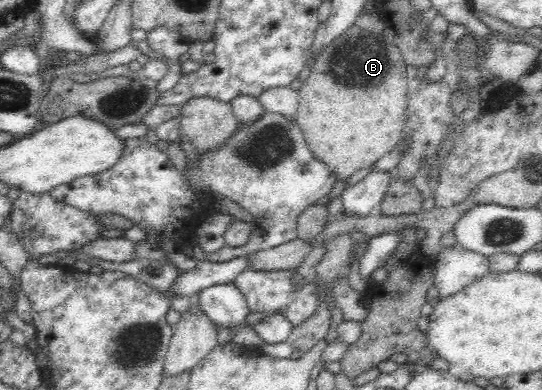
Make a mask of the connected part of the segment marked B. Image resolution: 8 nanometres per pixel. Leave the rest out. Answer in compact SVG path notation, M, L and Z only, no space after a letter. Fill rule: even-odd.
M354 24L349 28L341 37L335 38L335 40L330 44L324 47L320 52L317 63L309 75L309 79L303 83L303 86L298 91L299 95L299 105L297 109L297 114L295 122L297 126L303 131L304 138L308 143L309 149L313 154L313 157L317 160L323 162L325 166L329 167L329 171L333 172L333 175L336 177L336 181L345 182L355 171L363 169L363 167L371 167L373 163L377 160L380 160L381 157L391 153L395 146L402 139L404 134L404 126L406 125L406 102L408 100L408 91L411 87L411 82L407 79L406 75L406 62L401 56L400 50L395 45L390 45L383 40L381 34L374 34L361 27Z

